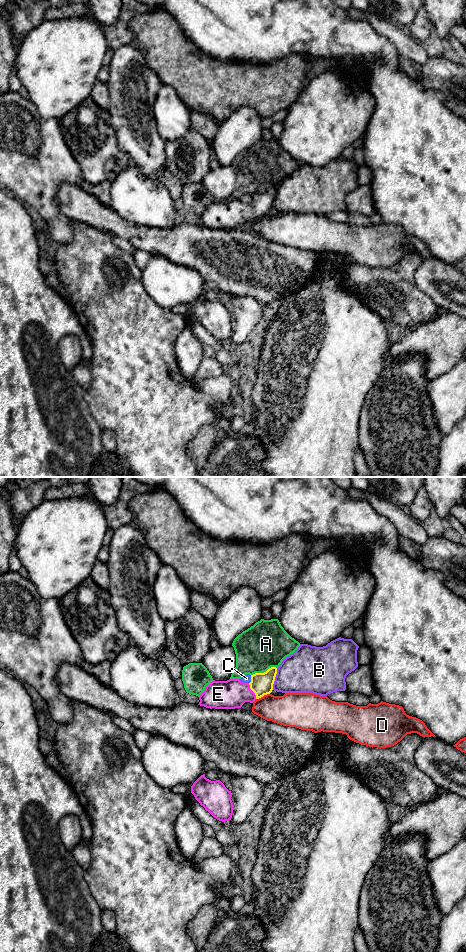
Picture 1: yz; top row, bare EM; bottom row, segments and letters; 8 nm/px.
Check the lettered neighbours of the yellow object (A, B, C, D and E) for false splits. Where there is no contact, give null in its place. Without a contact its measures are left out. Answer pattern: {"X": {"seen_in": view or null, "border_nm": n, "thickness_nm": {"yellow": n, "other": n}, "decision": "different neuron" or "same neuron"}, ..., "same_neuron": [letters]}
{"A": {"seen_in": "yz", "border_nm": 220, "thickness_nm": {"yellow": 180, "other": 380}, "decision": "different neuron"}, "B": {"seen_in": "yz", "border_nm": 170, "thickness_nm": {"yellow": 180, "other": 340}, "decision": "different neuron"}, "C": {"seen_in": "yz", "border_nm": 70, "thickness_nm": {"yellow": 180, "other": 70}, "decision": "different neuron"}, "D": {"seen_in": "yz", "border_nm": 120, "thickness_nm": {"yellow": 180, "other": 260}, "decision": "different neuron"}, "E": {"seen_in": "yz", "border_nm": 140, "thickness_nm": {"yellow": 180, "other": 240}, "decision": "same neuron"}, "same_neuron": ["E"]}

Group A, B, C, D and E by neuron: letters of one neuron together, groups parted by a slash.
A / B / C / D / E

